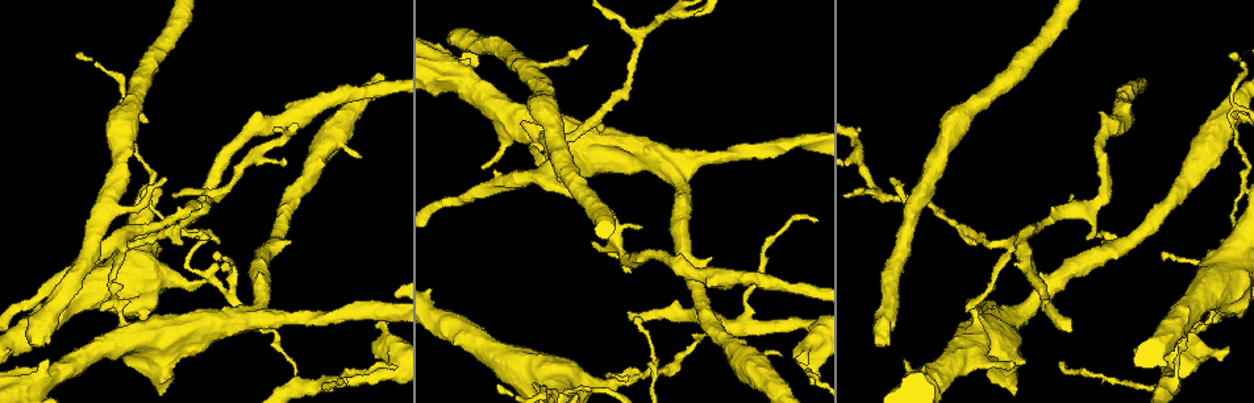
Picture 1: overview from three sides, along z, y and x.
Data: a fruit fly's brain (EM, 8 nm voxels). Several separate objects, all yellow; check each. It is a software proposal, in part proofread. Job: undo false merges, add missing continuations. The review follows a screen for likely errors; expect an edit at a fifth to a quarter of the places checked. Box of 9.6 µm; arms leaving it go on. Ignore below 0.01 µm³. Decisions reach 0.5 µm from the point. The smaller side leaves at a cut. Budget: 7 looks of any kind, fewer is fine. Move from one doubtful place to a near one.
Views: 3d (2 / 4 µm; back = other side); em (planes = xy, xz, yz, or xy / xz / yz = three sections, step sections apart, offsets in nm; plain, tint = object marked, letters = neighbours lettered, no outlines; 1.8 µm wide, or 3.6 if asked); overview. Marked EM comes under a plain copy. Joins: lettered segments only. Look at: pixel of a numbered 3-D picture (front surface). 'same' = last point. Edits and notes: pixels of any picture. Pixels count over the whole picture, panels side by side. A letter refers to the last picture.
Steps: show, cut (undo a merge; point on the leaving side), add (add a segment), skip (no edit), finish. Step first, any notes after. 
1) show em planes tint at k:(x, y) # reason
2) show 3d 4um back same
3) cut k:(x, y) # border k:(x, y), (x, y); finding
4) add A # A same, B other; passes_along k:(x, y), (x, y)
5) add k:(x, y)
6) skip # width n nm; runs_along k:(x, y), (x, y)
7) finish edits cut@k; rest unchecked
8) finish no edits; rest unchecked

show 3d 2um at 1:(614, 382) # thick turns thin

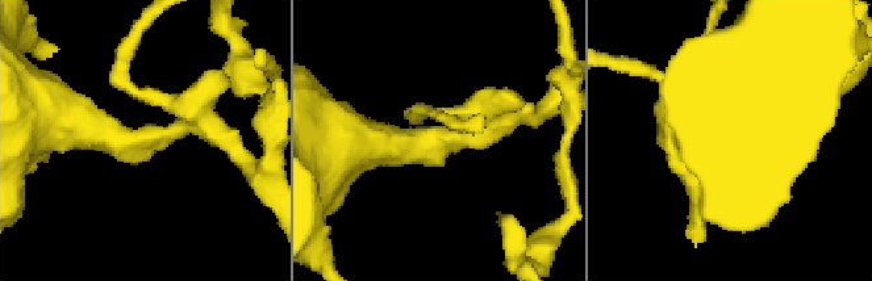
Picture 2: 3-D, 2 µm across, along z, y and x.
show em planes tint at 2:(442, 141) # need the tissue

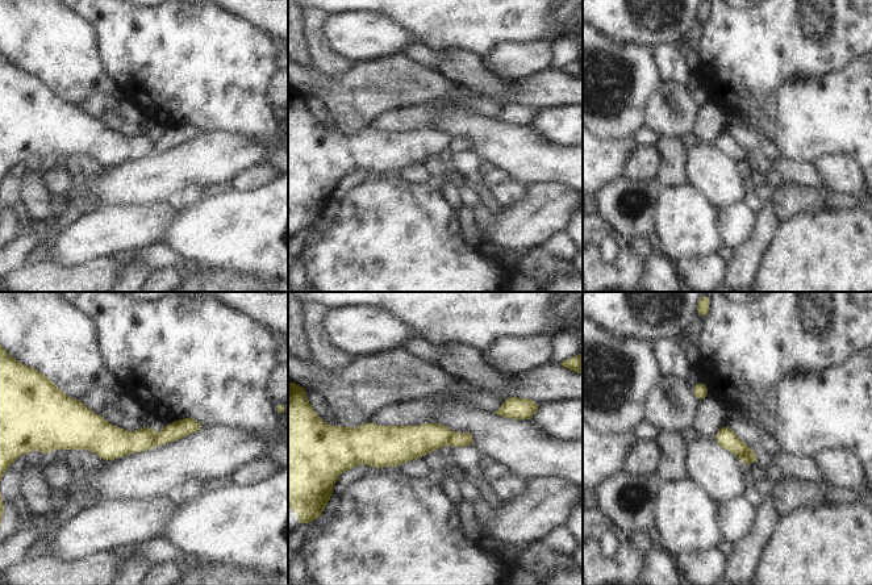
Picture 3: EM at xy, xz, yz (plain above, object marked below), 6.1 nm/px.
show em planes letters same # what lies round it

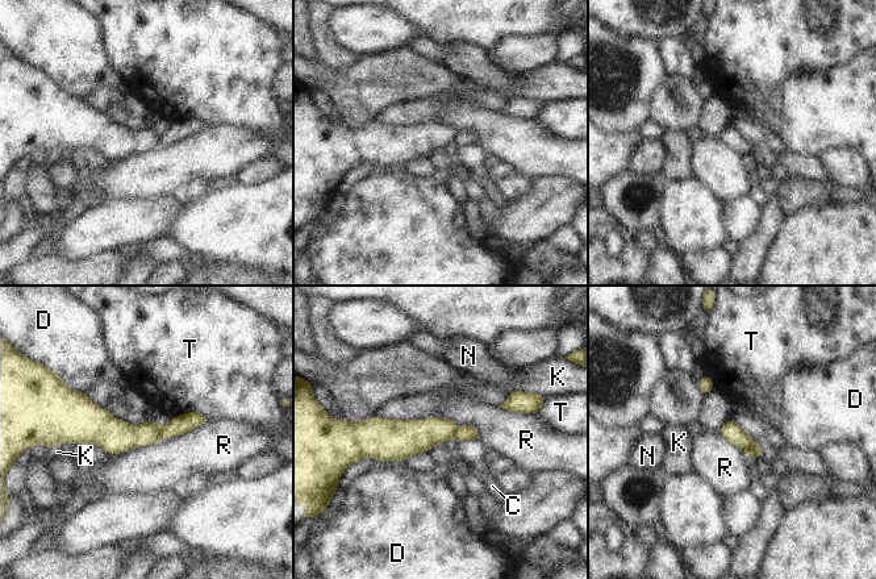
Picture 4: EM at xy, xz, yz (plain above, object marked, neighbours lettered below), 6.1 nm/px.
cut 4:(180, 424) # longest_contact R 650 nm; C other, D other, K other, N other, R other, T other; border 4:(165, 428), (161, 438); two neurons meet here

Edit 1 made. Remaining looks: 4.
show em yz step 8 letters at 1:(585, 46) # thin end

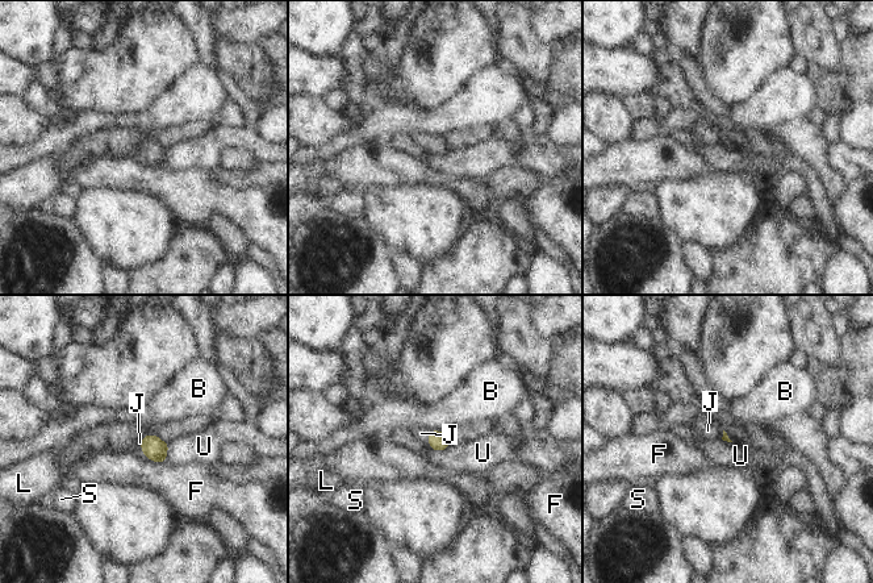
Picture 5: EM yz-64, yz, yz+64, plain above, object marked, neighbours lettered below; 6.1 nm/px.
show em planes letters same # cut it another way

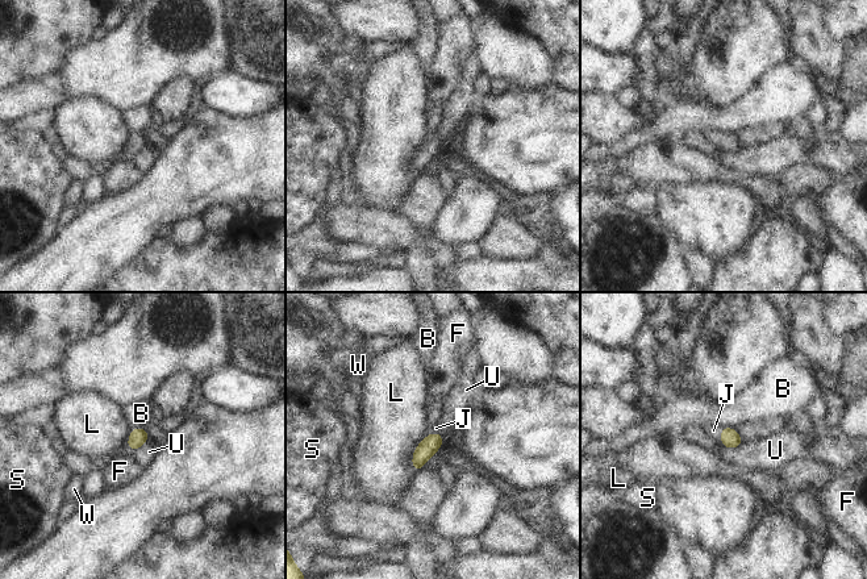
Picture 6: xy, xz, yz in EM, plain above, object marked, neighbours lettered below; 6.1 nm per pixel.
add J # B other, F other, J same, L other, S other, U other, W other; passes_along 6:(730, 438), (721, 437), (713, 430); it goes on there

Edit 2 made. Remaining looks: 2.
show em planes letters at 1:(1010, 361) # thin end

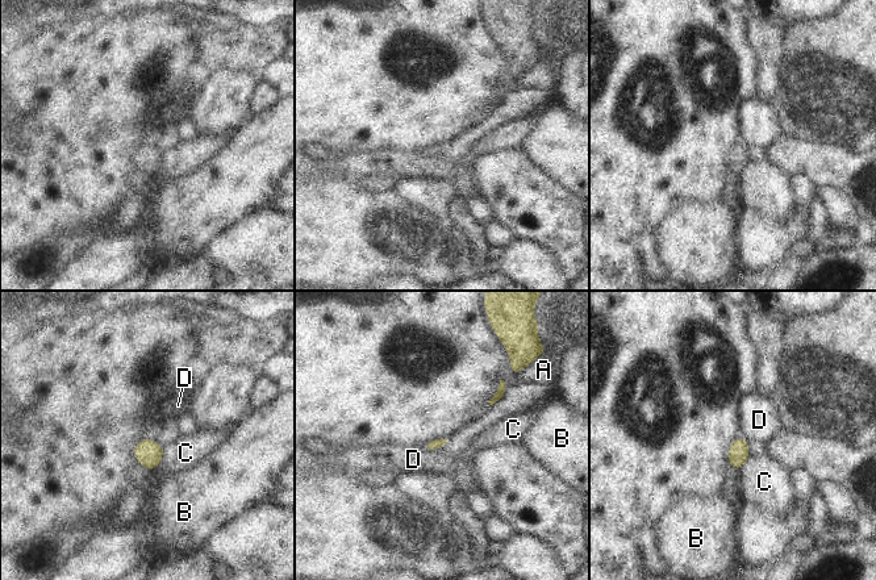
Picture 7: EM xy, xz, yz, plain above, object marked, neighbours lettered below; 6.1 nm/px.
skip # A other, B other, C other, D other; no lettered segment goes on from it

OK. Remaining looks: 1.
finish edits cut@4, add@6; rest unchecked

